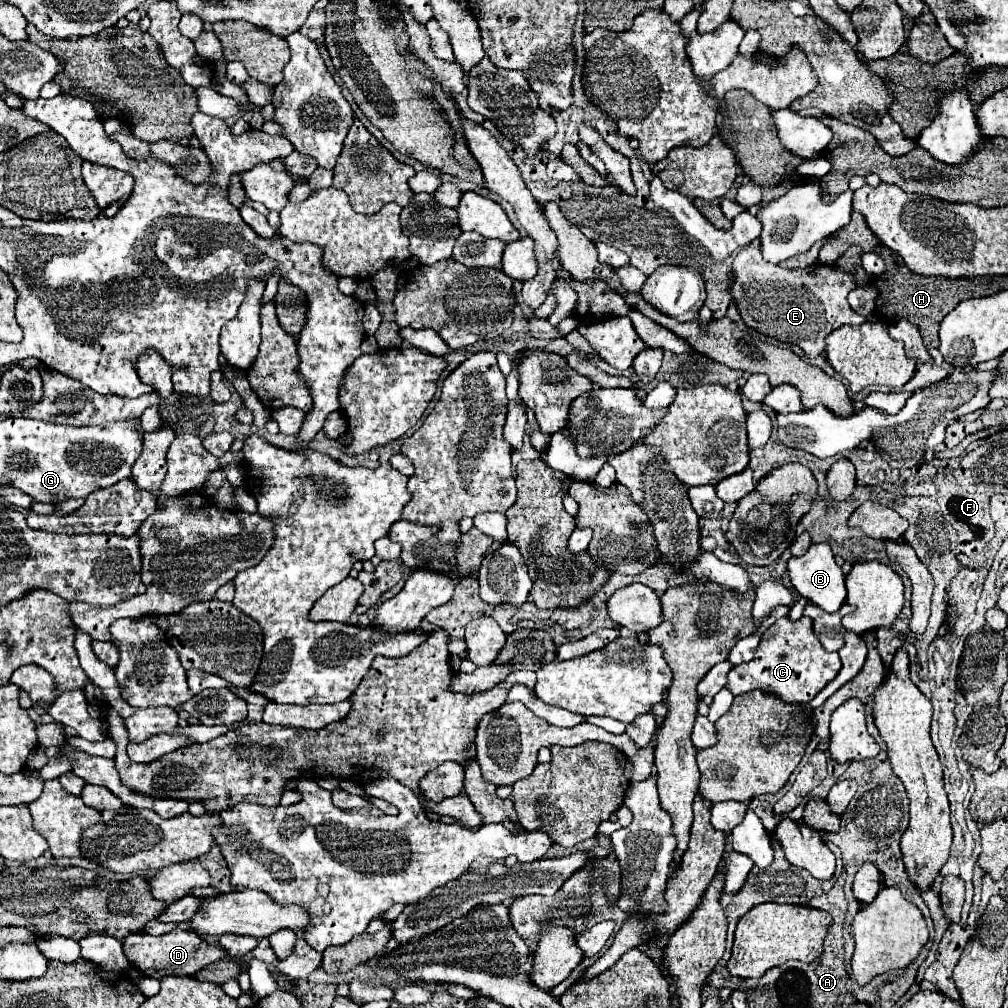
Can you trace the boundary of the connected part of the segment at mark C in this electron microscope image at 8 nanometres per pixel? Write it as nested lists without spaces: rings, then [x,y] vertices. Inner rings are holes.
[[[802,616],[792,622],[788,618],[780,618],[772,624],[760,640],[754,658],[746,664],[734,666],[728,674],[728,690],[732,694],[746,694],[750,690],[764,690],[780,696],[784,702],[806,704],[810,702],[836,674],[840,672],[840,656],[838,652],[826,652],[812,634],[812,620]]]

